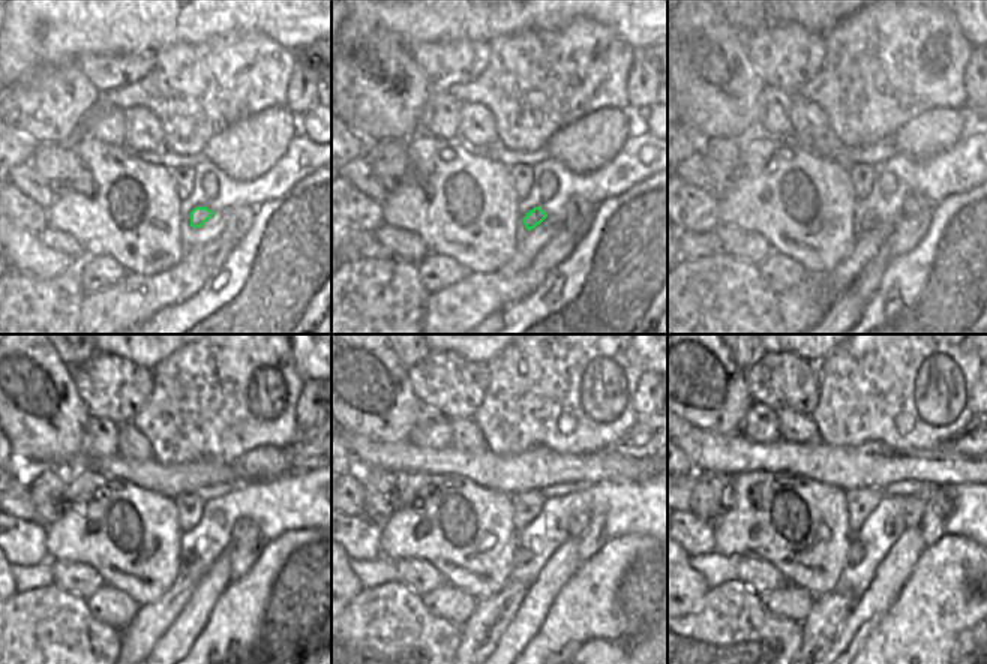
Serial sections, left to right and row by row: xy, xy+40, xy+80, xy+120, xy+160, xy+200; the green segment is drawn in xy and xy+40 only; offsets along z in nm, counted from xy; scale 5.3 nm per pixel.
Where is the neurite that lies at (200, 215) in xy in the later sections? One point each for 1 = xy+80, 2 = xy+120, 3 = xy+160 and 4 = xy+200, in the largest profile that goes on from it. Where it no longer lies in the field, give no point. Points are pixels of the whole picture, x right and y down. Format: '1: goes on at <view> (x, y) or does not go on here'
1: goes on at xy+80 (867, 222)
2: goes on at xy+120 (189, 558)
3: goes on at xy+160 (521, 556)
4: goes on at xy+200 (855, 553)

